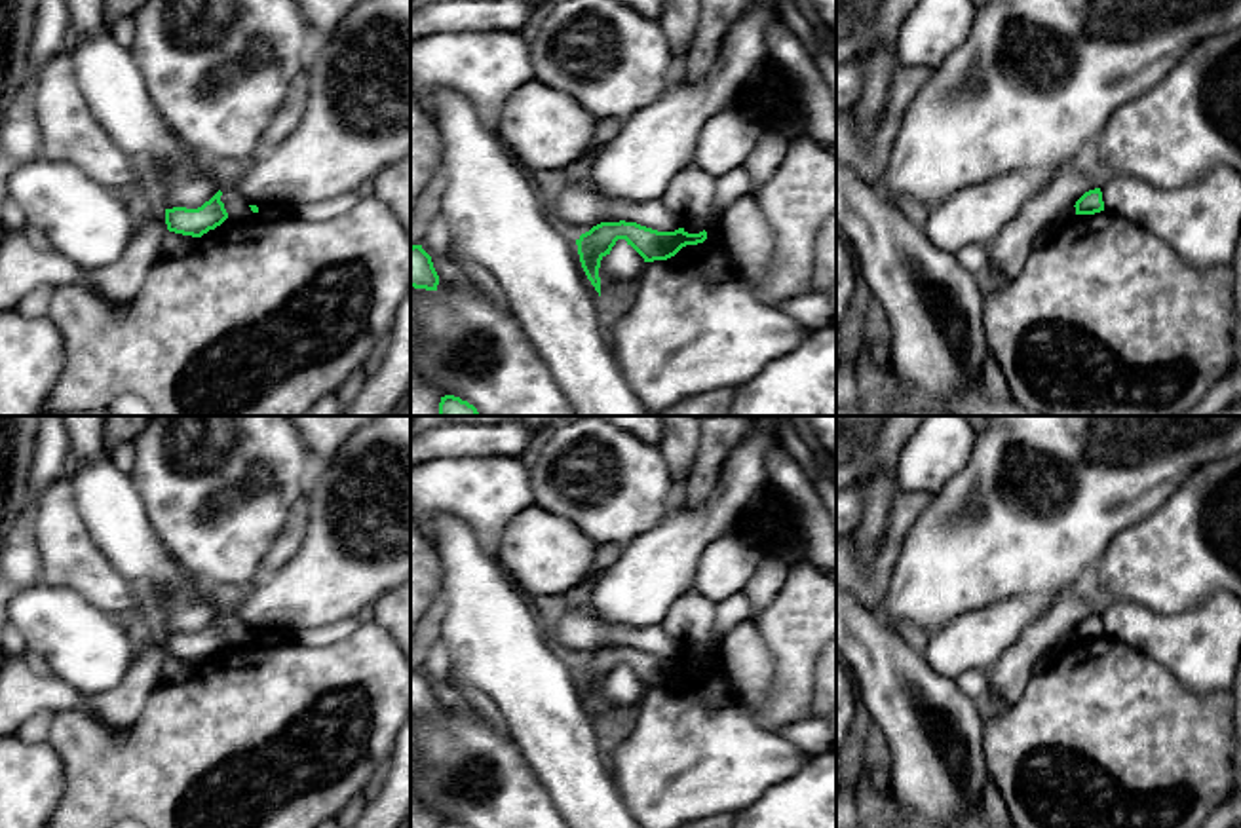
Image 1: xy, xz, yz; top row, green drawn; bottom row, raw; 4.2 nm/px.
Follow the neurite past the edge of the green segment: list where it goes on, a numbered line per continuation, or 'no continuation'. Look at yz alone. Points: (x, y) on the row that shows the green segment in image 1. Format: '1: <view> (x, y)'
no continuation

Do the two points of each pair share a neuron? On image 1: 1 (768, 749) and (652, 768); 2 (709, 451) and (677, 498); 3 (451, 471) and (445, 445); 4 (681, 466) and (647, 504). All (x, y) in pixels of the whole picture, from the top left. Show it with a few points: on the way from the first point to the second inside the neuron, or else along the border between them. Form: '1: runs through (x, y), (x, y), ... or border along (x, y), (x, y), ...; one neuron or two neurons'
1: runs through (740, 760), (681, 760); one neuron
2: border along (687, 483), (687, 500), (683, 504); two neurons
3: border along (493, 454), (436, 456), (430, 460); two neurons
4: border along (656, 445), (673, 481); two neurons

